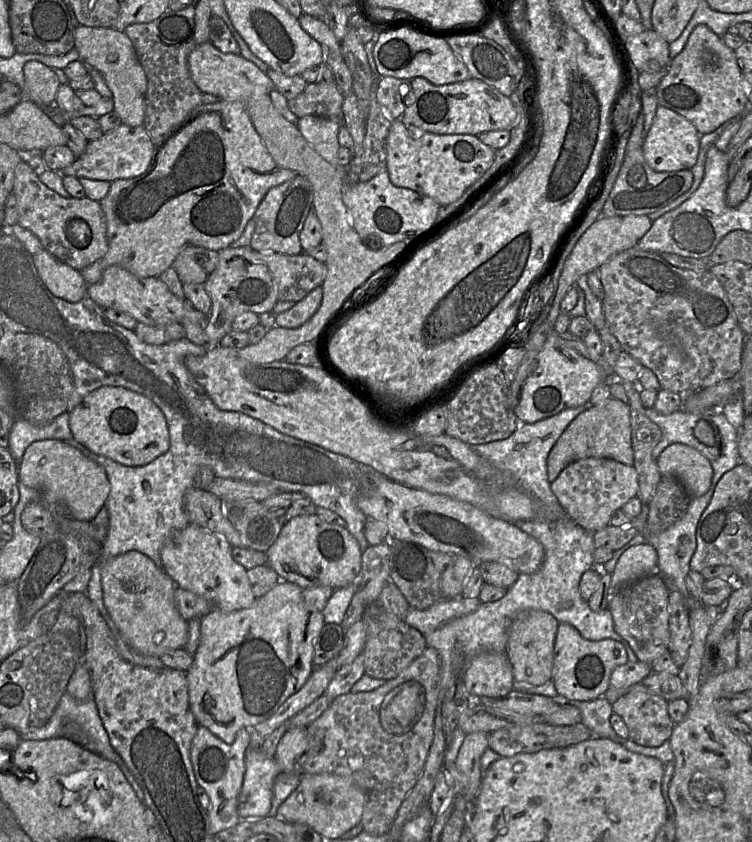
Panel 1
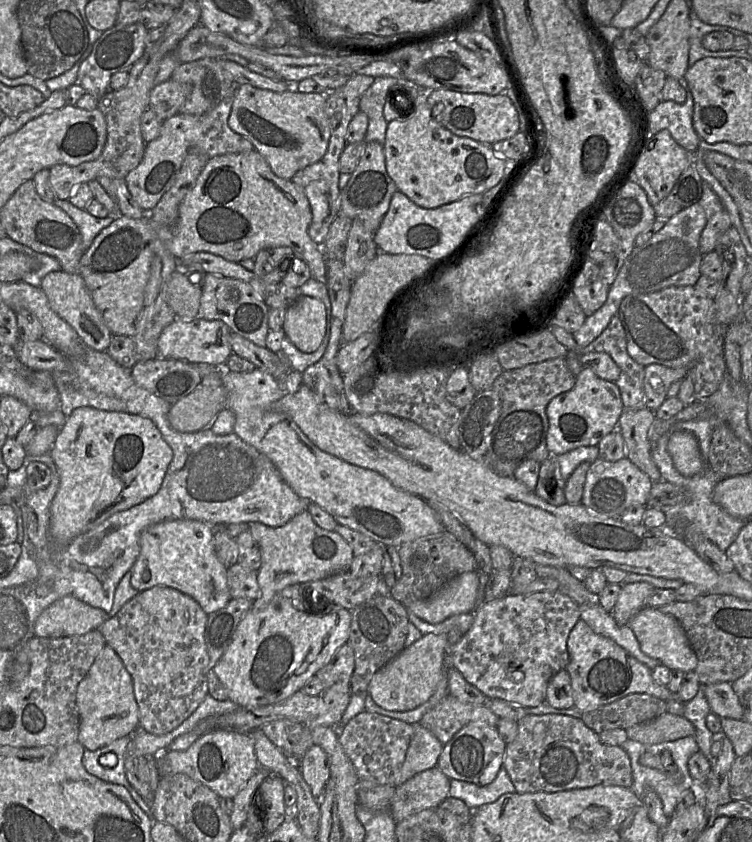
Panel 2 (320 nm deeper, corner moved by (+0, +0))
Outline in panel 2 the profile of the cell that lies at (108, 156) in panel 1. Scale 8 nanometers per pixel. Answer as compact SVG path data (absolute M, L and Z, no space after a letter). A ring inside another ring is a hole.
M236 85L210 112L202 115L179 113L163 121L159 136L146 143L140 164L125 178L132 199L138 206L144 210L155 208L164 193L174 184L189 149L199 150L207 159L224 154L249 153L255 149L248 139L229 127L228 119L235 92Z

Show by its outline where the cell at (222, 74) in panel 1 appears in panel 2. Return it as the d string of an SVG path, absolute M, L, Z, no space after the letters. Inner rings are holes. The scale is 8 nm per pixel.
M248 84L236 85L228 124L253 144L275 175L291 180L299 170L319 161L327 151L331 132L325 113L326 98L326 93L302 93L293 88L274 92Z

